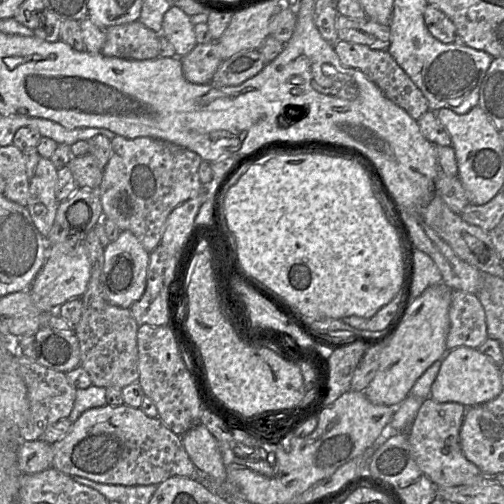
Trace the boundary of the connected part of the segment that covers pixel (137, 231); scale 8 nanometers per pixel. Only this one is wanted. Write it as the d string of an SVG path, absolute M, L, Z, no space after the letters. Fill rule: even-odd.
M116 135L98 189L103 218L112 219L121 231L131 231L152 252L161 242L168 215L202 189L198 173L202 160L196 152L170 142Z

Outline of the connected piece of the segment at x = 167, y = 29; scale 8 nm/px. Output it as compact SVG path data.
M173 4L164 14L161 33L173 45L177 57L184 57L197 44L190 16Z

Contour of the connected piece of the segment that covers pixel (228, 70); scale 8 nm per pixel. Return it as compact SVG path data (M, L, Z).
M259 49L243 50L223 60L210 83L215 86L240 85L258 74L265 65Z

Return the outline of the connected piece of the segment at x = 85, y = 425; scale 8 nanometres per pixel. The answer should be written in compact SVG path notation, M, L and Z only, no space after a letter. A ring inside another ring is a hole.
M126 404L90 408L73 423L70 432L52 444L54 458L52 467L70 476L81 476L102 484L138 486L160 484L172 476L196 478L204 487L210 488L210 479L199 471L188 456L181 436L173 433L159 417L147 416L140 407Z

